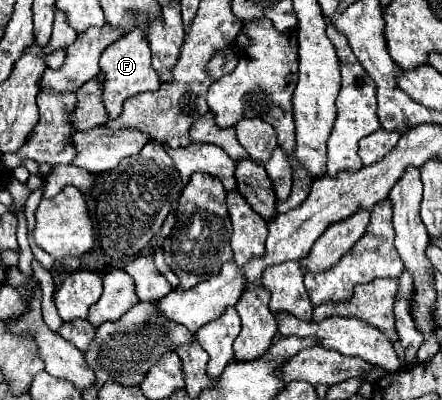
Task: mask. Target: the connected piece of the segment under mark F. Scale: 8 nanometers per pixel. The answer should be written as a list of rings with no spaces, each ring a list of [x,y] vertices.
[[[135,29],[127,35],[123,35],[119,41],[109,45],[101,53],[101,71],[105,73],[105,83],[103,83],[103,103],[111,119],[119,117],[121,107],[127,97],[133,97],[141,91],[155,91],[159,89],[161,81],[157,71],[151,67],[151,51],[149,51],[149,41],[143,35],[143,29]]]

